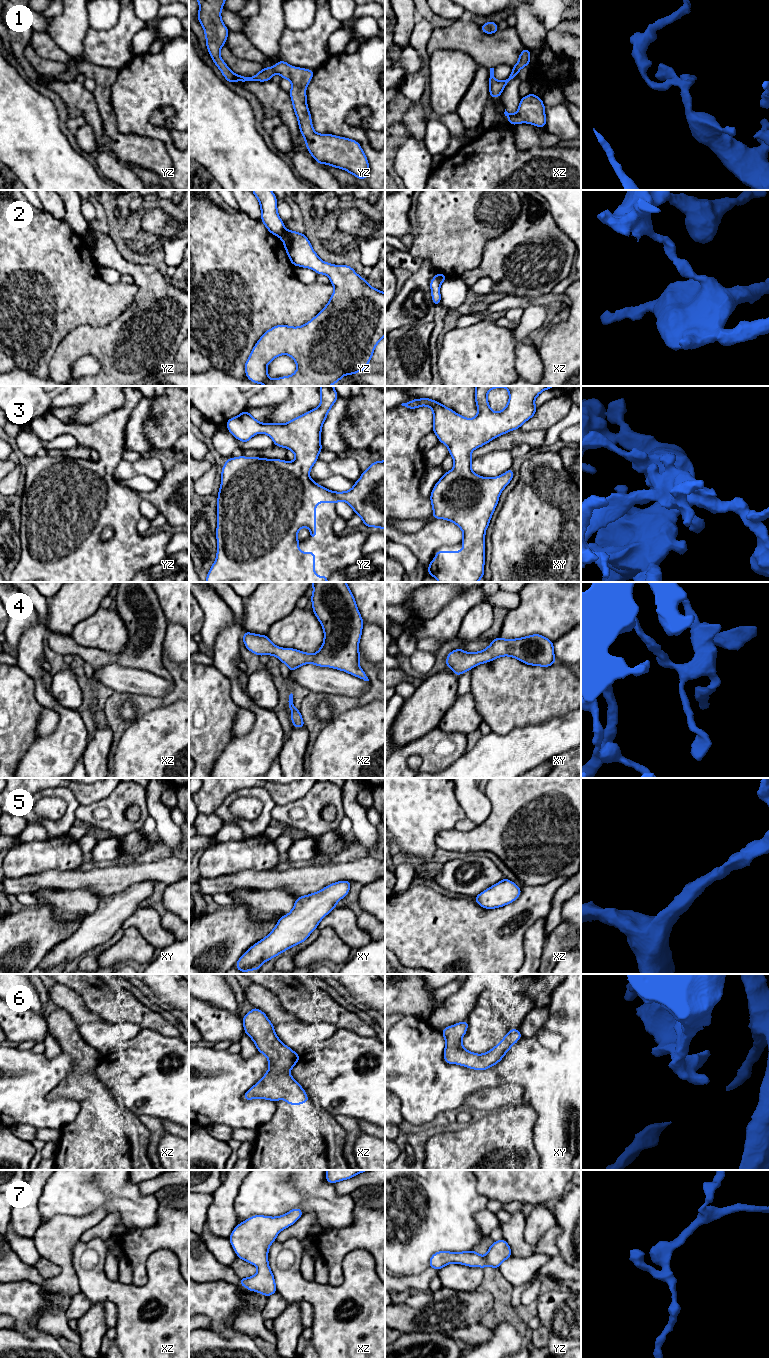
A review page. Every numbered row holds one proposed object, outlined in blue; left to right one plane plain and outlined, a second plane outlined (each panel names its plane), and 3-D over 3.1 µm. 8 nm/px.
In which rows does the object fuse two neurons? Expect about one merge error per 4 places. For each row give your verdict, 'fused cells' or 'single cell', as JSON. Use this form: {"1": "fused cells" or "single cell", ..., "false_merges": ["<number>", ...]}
{"1": "single cell", "2": "fused cells", "3": "single cell", "4": "single cell", "5": "single cell", "6": "single cell", "7": "single cell", "false_merges": ["2"]}

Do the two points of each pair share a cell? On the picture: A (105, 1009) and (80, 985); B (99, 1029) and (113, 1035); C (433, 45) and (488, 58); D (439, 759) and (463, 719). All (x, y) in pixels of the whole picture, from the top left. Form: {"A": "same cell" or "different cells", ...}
{"A": "same cell", "B": "same cell", "C": "same cell", "D": "different cells"}

